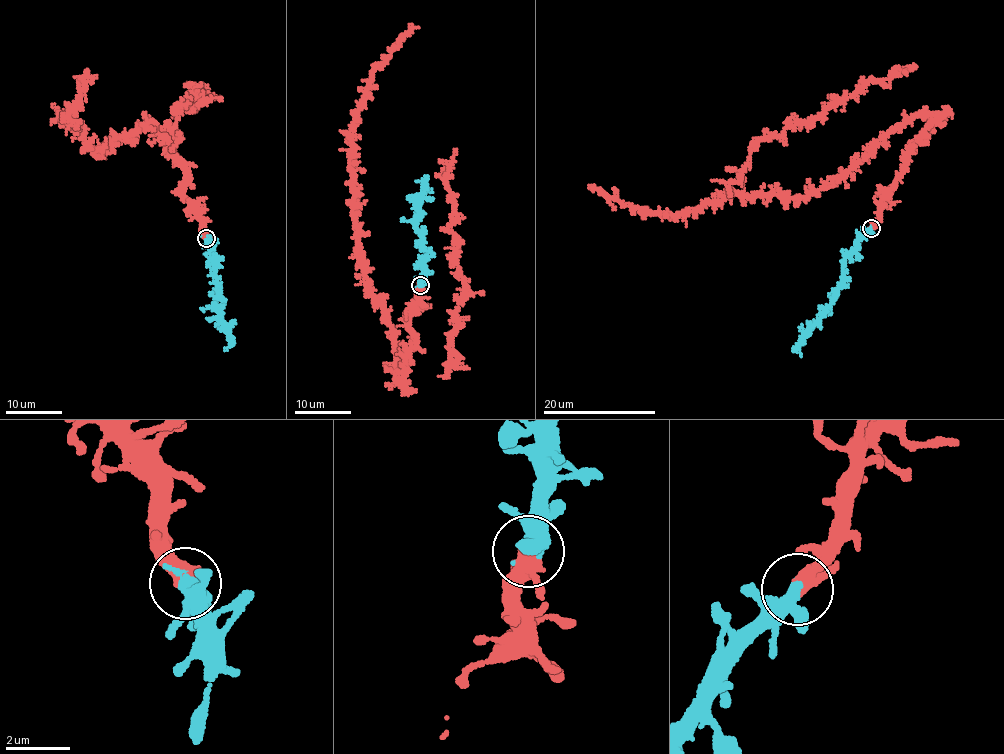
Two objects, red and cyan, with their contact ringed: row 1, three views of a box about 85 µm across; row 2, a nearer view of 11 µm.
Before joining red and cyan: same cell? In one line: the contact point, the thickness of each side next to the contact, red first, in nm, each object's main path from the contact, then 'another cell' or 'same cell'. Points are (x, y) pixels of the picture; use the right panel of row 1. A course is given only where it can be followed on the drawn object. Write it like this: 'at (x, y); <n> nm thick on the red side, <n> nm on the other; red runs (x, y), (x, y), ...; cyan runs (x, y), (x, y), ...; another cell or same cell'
at (871, 228); 360 nm thick on the red side, 360 nm on the other; red runs (870, 229), (937, 117), (893, 126), (805, 196), (726, 196), (651, 214), (588, 185); cyan runs (870, 229), (844, 261), (843, 282), (834, 302), (809, 334), (802, 338), (799, 350), (801, 355); same cell

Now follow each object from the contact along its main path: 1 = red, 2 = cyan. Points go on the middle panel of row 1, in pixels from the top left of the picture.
1: (420, 285), (408, 321), (414, 344), (400, 379), (394, 333), (359, 256), (351, 136), (371, 72), (413, 24)
2: (420, 285), (424, 251), (416, 228), (424, 188), (421, 181), (416, 181)

